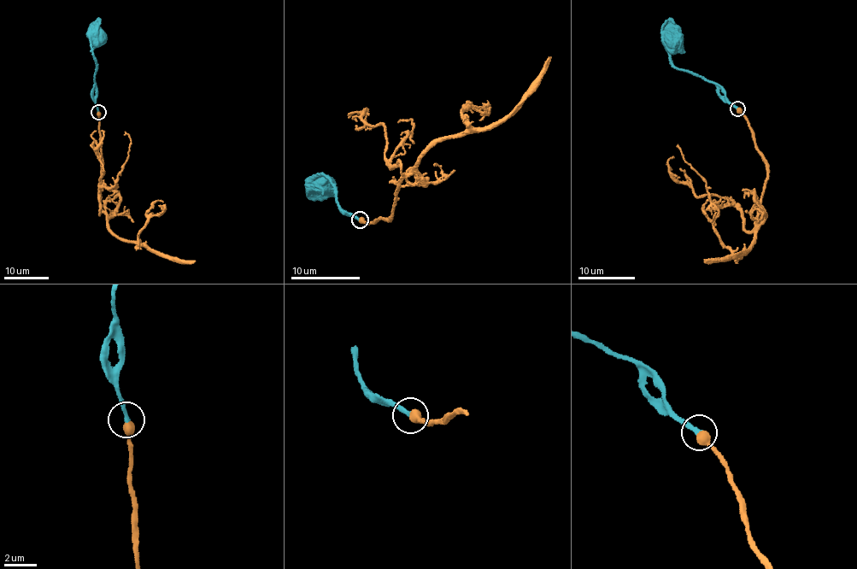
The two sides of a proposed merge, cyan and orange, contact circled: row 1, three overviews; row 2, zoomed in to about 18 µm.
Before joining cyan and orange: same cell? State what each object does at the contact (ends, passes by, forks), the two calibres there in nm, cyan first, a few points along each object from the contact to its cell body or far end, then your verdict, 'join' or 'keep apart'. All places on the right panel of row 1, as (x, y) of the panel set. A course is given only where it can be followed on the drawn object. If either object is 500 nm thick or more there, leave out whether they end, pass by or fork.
280 nm thick on the cyan side, 500 nm on the other; cyan runs (738, 108), (713, 84), (672, 65), (666, 43), (670, 39); orange runs (738, 108), (766, 167), (753, 246), (746, 253), (745, 247), (734, 255), (704, 260); join

